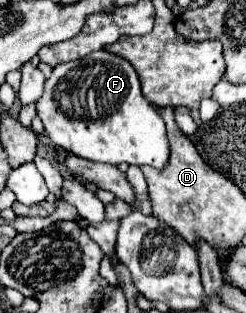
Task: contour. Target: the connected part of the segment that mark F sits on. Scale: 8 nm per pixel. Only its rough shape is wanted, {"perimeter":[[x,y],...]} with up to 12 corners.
{"perimeter":[[113,52],[55,66],[49,140],[111,166],[169,162],[163,118]]}

